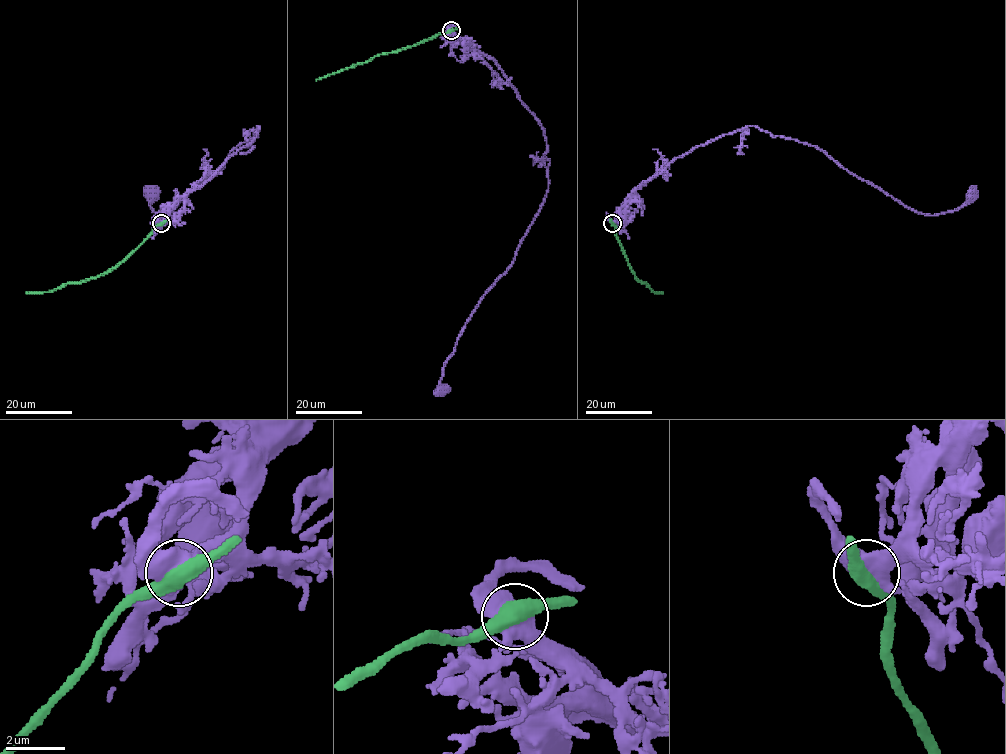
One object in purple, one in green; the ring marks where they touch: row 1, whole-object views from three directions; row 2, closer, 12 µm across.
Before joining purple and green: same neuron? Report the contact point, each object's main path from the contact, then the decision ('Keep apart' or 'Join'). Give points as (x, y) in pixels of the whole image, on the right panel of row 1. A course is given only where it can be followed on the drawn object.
Place: (612, 223). Course of purple: (612, 223), (630, 197), (676, 158), (748, 126), (814, 145), (860, 178), (923, 214), (956, 211), (971, 194). Course of green: (612, 223), (615, 236), (636, 277), (653, 291), (662, 292). Join

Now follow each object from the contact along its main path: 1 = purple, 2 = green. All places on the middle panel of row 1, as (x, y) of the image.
1: (451, 30), (519, 94), (542, 127), (549, 161), (543, 203), (511, 265), (465, 323), (443, 368), (443, 389)
2: (451, 30), (412, 46), (380, 54), (315, 80)

